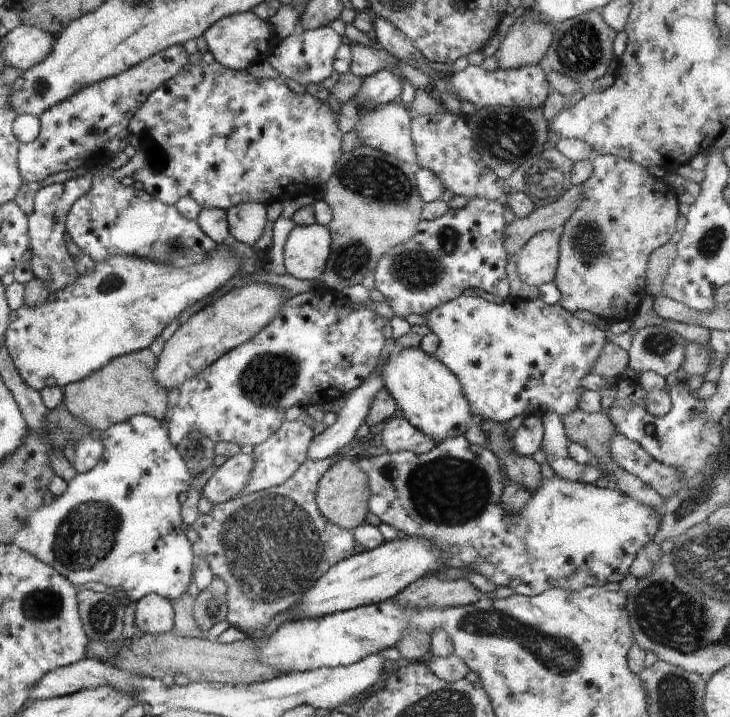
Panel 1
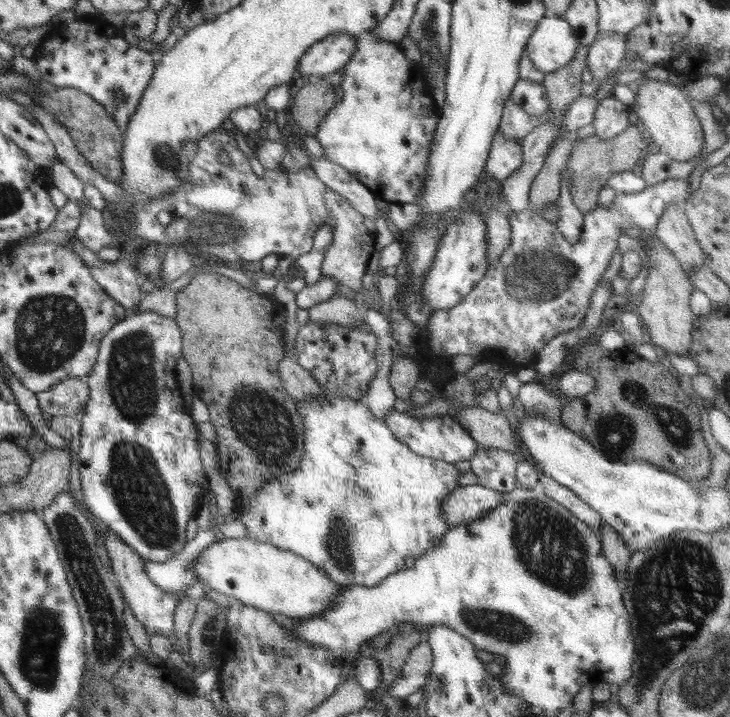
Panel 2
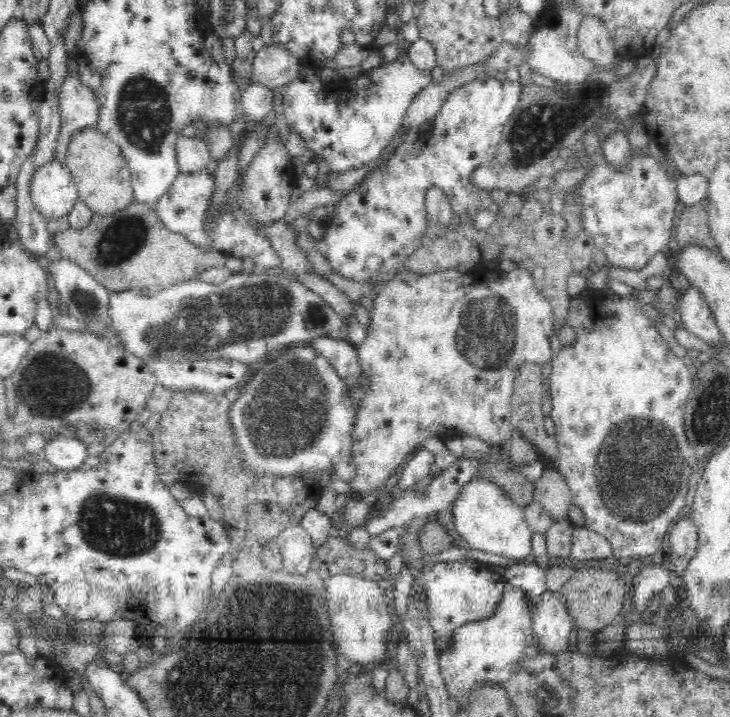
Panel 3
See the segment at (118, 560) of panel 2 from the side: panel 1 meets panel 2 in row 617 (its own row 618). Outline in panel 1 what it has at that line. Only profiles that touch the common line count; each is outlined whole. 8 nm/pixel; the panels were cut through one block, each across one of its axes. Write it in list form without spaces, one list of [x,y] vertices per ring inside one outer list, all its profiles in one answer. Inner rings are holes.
[[[148,594],[136,601],[134,620],[142,634],[170,633],[174,626],[172,603],[158,594]]]

